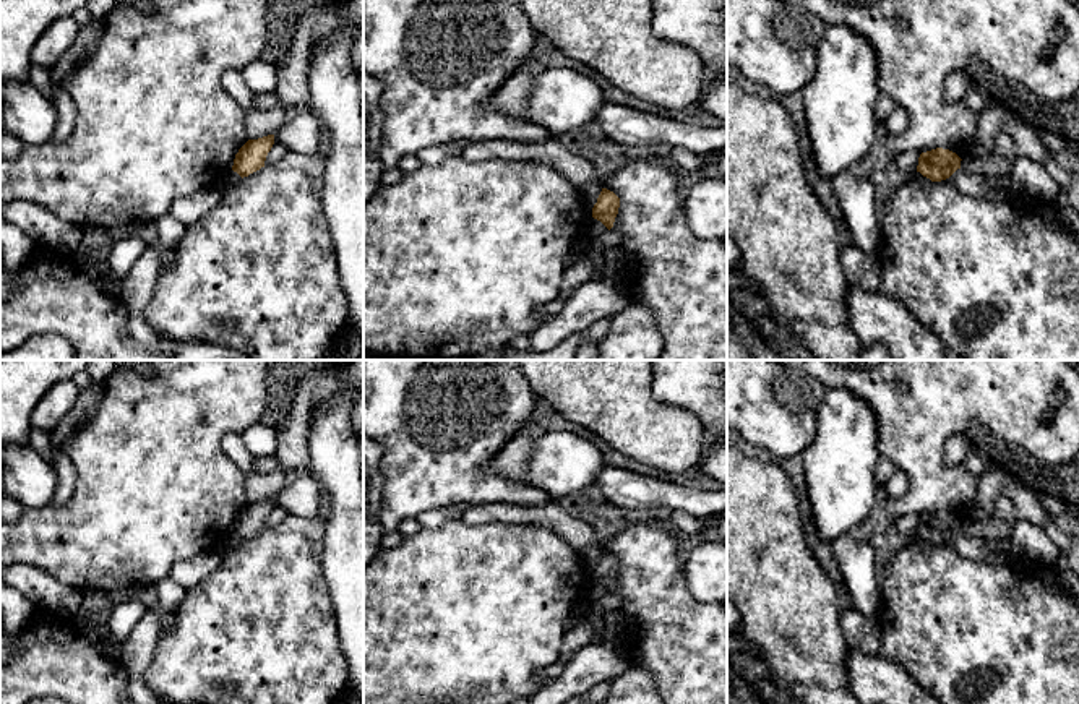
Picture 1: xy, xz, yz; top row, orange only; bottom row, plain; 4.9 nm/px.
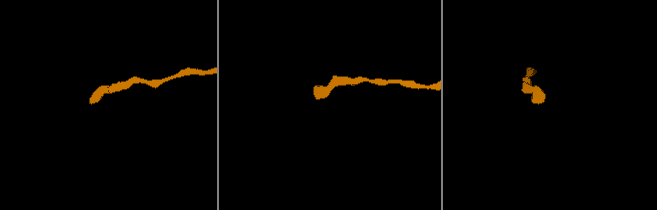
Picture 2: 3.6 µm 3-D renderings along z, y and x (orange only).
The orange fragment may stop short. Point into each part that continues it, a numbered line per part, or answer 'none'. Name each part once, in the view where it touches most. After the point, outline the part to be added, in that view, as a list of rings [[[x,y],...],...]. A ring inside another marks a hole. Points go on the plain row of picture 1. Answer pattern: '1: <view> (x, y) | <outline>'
none

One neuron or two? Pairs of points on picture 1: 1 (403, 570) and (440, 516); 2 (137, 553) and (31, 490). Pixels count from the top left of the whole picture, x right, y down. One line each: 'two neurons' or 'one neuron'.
1: two neurons
2: two neurons

